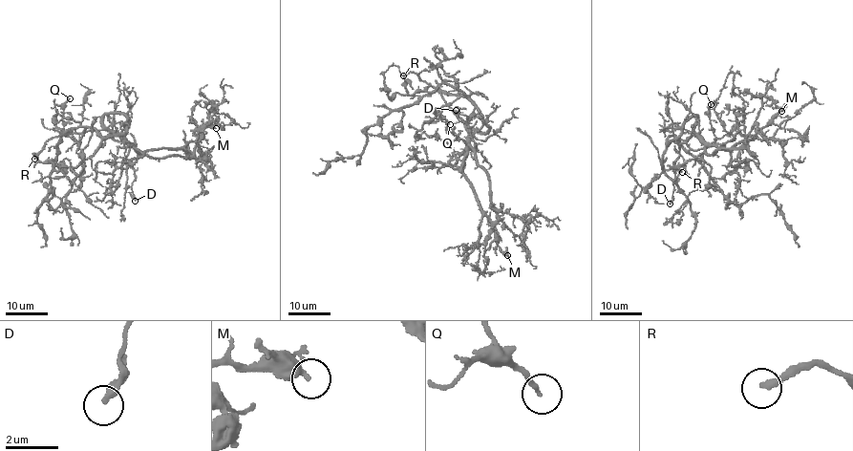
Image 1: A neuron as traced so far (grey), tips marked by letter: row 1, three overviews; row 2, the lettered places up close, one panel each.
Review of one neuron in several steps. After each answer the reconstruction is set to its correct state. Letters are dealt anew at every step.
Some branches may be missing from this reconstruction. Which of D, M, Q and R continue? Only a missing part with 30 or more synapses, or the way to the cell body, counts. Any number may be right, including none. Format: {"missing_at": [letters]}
{"missing_at": ["R"]}

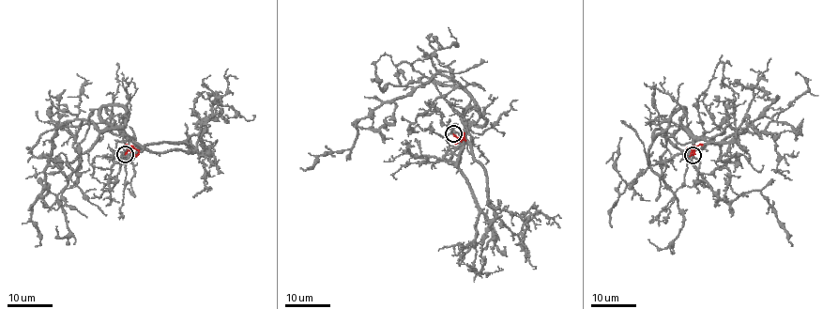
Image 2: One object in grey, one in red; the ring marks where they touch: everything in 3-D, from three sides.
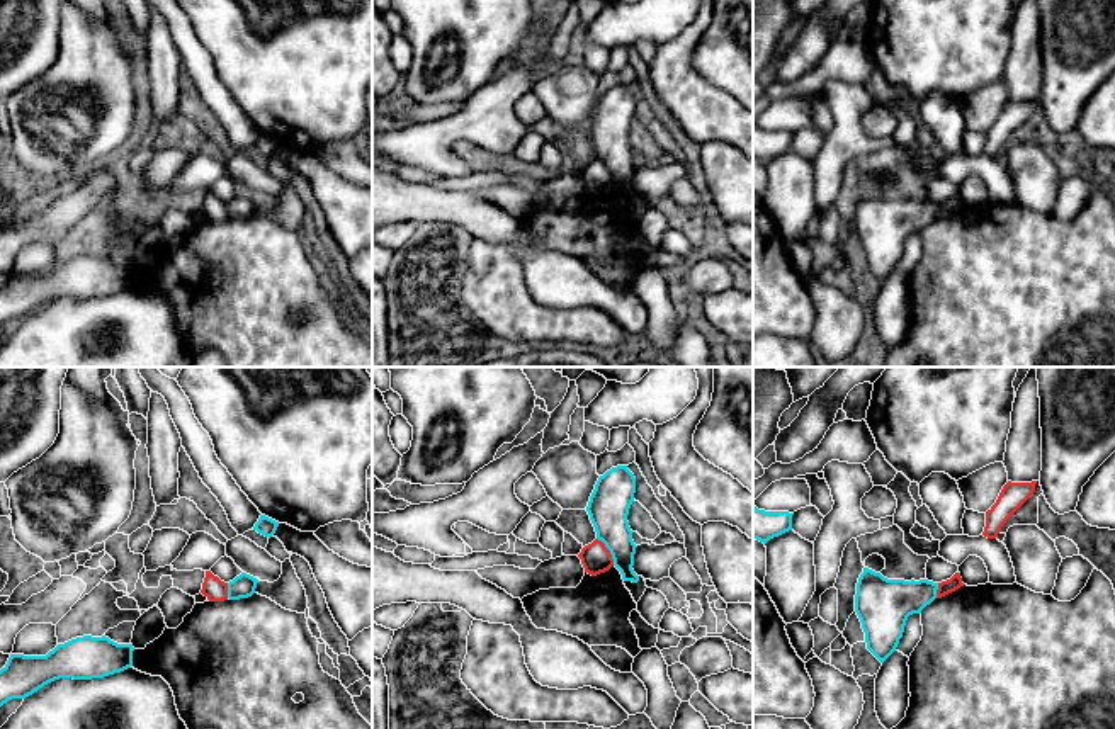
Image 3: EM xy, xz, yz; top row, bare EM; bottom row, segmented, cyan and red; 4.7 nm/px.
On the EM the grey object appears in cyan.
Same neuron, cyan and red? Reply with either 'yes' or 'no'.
no

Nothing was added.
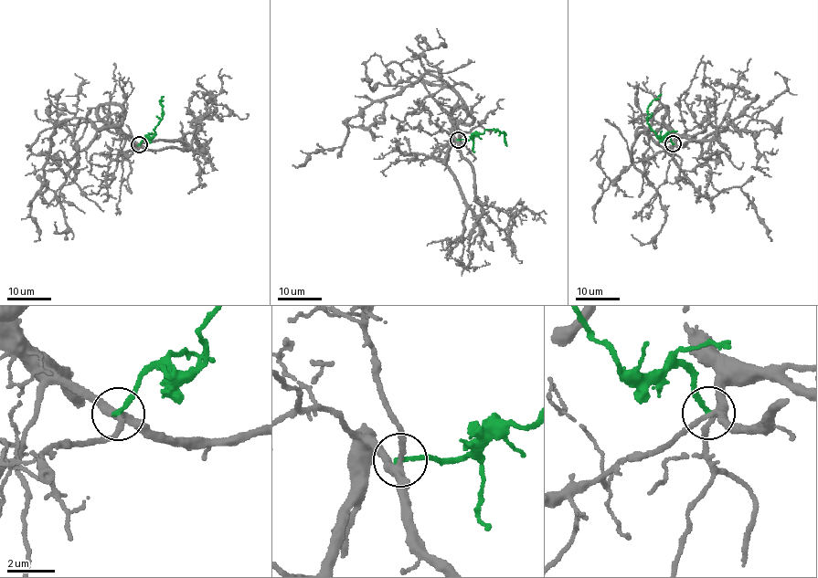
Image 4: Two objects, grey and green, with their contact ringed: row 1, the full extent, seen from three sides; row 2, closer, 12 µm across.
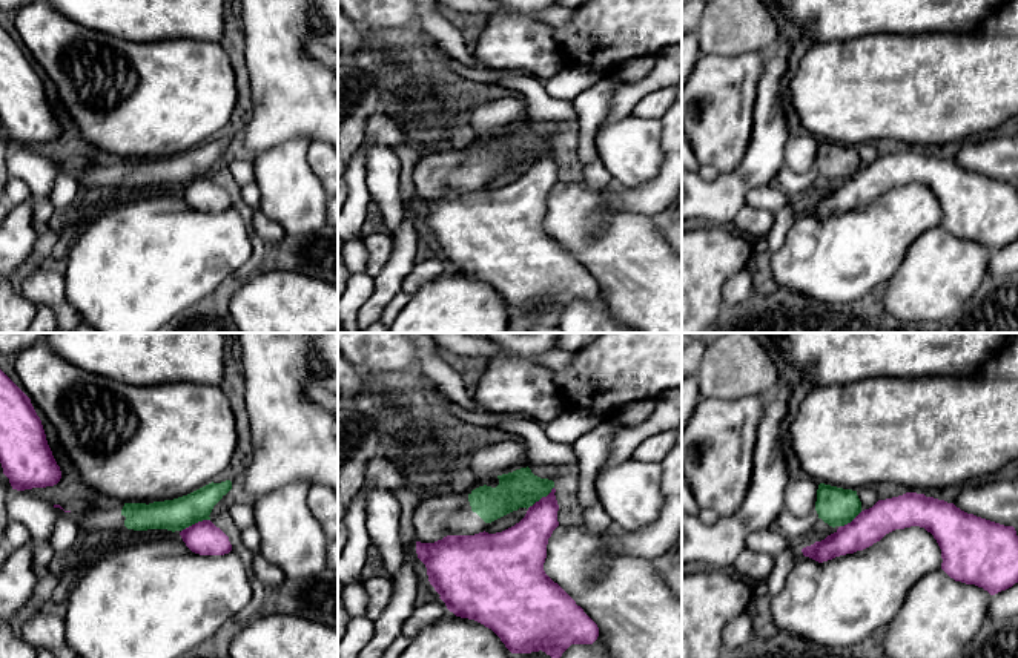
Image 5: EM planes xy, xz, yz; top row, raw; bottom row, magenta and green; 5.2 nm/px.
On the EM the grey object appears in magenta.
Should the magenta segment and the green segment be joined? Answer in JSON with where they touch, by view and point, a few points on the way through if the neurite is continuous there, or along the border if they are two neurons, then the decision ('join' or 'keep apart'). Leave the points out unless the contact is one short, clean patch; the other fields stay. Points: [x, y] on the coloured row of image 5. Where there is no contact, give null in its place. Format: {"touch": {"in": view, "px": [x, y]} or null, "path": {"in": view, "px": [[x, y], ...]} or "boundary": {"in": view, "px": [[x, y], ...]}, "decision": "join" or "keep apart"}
{"touch": {"in": "xy", "px": [195, 523]}, "boundary": {"in": "xy", "px": [[209, 519], [198, 520], [181, 531]]}, "decision": "keep apart"}

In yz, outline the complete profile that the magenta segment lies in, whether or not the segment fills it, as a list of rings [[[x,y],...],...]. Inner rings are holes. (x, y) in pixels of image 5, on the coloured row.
[[[917,492],[878,500],[802,552],[823,563],[863,551],[886,534],[911,526],[924,528],[934,535],[941,549],[941,569],[955,581],[975,584],[990,595],[1018,583],[1018,535],[1013,526],[967,514],[954,503]]]

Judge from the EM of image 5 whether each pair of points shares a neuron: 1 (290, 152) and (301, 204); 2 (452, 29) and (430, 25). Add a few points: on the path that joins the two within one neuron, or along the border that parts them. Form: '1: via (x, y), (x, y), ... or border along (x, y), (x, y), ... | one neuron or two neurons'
1: via (290, 164), (290, 192) | one neuron
2: via (447, 29), (435, 25) | one neuron

